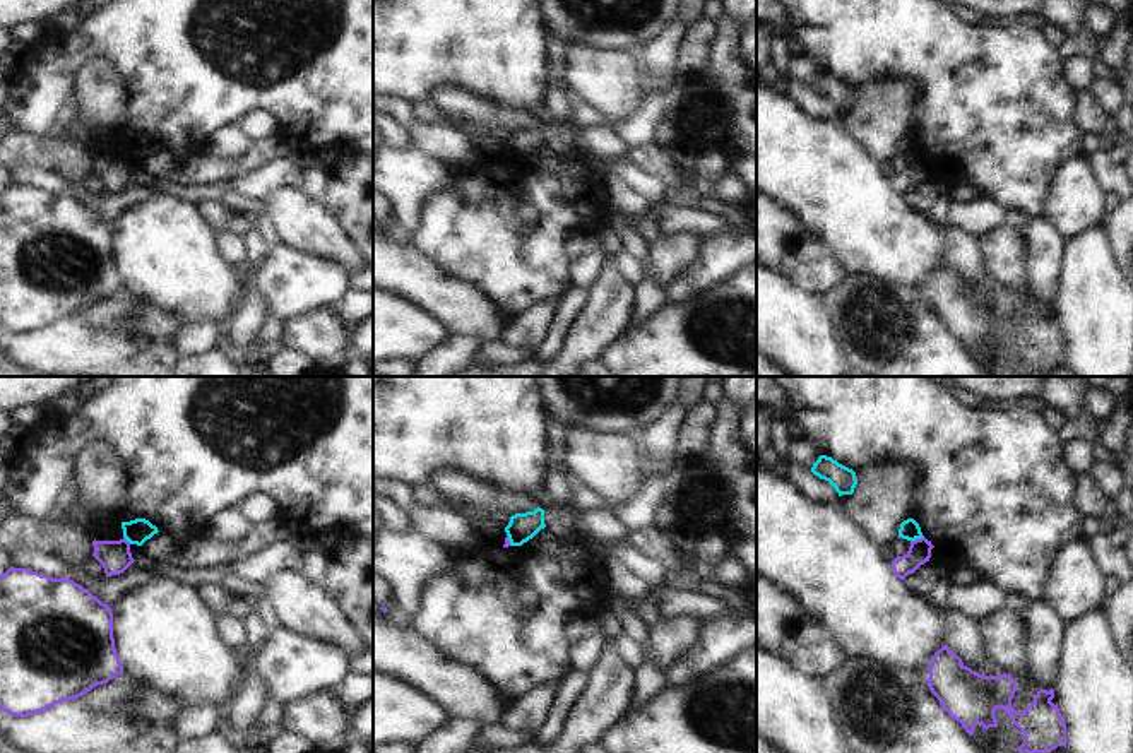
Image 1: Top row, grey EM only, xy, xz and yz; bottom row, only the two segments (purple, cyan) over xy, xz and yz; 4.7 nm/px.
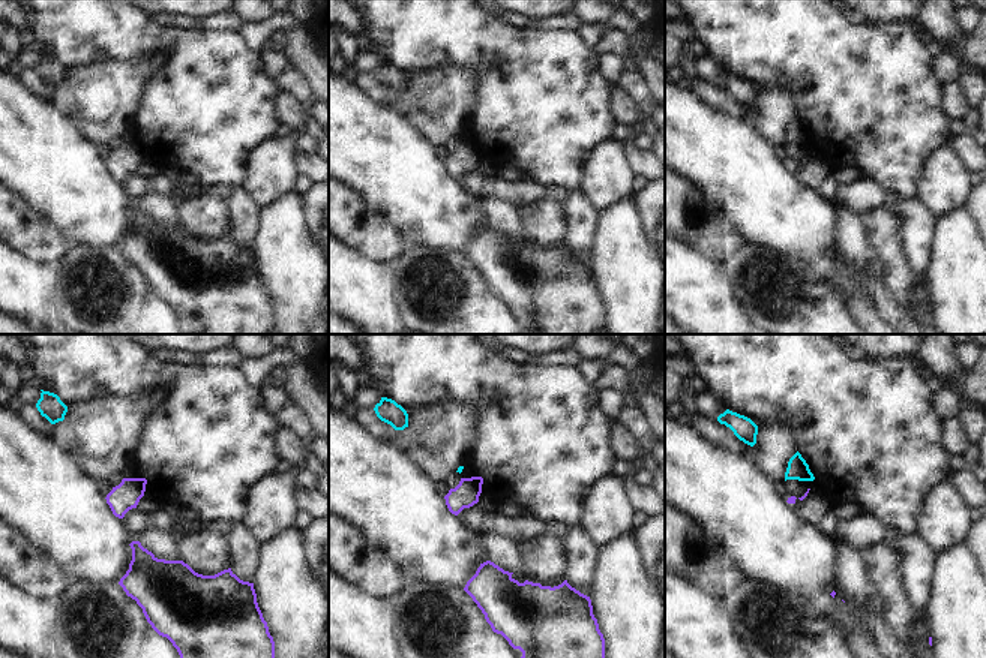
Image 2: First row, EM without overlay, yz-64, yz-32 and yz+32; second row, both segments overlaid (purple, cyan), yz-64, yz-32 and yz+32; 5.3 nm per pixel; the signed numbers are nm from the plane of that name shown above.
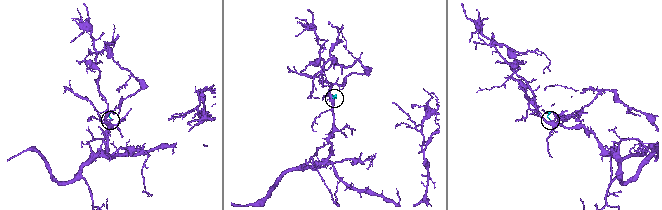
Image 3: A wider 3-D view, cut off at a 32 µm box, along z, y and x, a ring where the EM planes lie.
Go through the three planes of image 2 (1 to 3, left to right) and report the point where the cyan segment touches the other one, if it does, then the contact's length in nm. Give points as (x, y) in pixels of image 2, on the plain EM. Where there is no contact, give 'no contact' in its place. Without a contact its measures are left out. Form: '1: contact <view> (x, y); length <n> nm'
1: no contact
2: no contact
3: no contact

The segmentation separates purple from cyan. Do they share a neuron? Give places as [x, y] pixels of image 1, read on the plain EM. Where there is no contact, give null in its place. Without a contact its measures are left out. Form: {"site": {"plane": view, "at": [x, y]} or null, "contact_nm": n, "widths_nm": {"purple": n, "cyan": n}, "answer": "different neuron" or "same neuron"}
{"site": {"plane": "yz", "at": [916, 156]}, "contact_nm": 70, "widths_nm": {"purple": 110, "cyan": 100}, "answer": "different neuron"}

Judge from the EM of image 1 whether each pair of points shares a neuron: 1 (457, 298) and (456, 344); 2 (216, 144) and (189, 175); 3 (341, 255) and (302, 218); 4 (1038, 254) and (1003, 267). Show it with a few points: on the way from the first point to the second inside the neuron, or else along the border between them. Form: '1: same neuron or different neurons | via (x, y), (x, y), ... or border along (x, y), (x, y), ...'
1: different neurons | border along (450, 332), (478, 334), (485, 339)
2: different neurons | border along (201, 149), (221, 160), (238, 160)
3: same neuron | via (331, 245), (312, 228)
4: different neurons | border along (1019, 230), (1026, 245), (1026, 276), (1029, 279)

